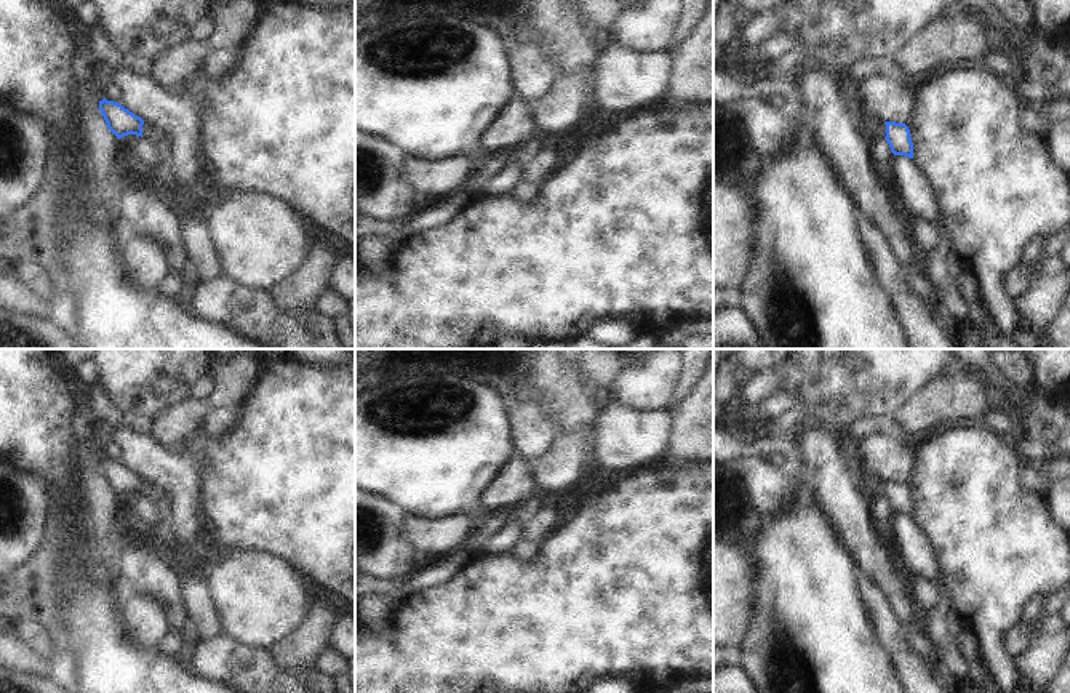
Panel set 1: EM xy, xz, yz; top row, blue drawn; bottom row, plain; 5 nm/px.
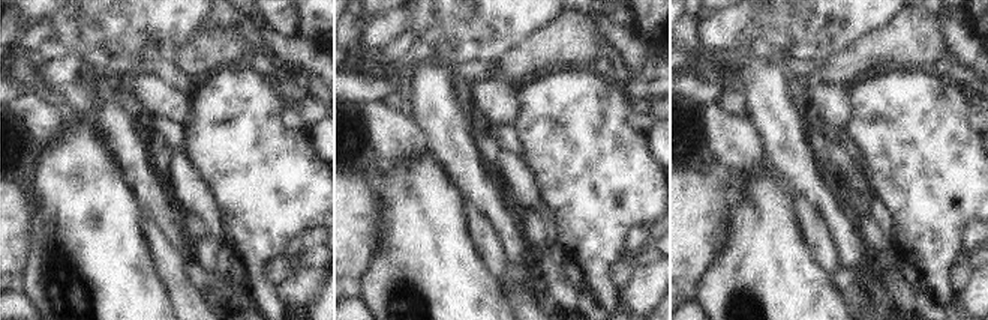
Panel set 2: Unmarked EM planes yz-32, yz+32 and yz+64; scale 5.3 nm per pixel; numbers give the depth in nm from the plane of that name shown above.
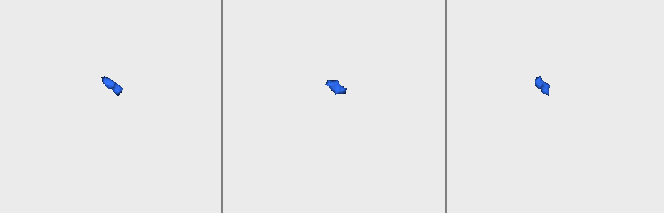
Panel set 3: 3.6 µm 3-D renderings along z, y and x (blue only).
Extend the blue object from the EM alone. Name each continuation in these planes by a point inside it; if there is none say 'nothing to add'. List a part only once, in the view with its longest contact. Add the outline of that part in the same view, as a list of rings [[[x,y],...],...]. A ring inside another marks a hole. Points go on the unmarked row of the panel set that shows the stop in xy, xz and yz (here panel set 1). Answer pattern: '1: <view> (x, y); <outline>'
1: xy (95, 448); [[[91,434],[86,439],[85,448],[86,448],[86,455],[91,459],[102,459],[104,458],[104,443],[102,443],[102,439],[99,435]]]

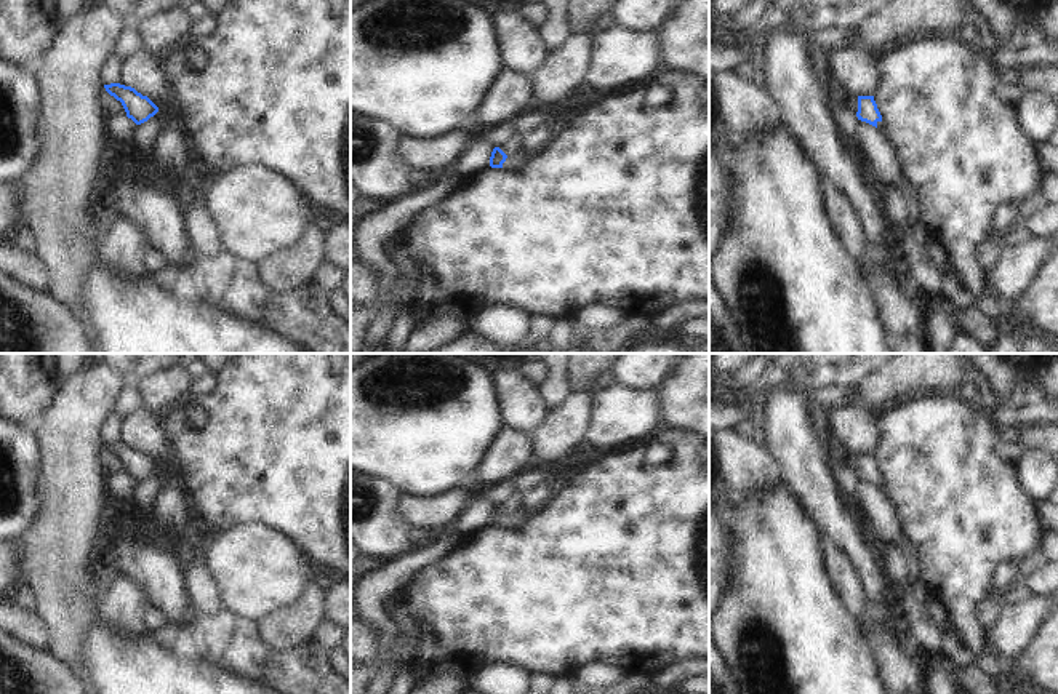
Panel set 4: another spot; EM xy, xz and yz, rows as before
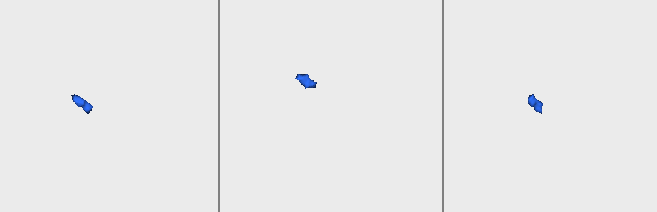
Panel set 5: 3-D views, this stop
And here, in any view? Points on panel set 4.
1: xz (516, 518); [[[520,505],[515,512],[509,513],[503,521],[504,528],[519,528],[527,518],[525,509]]]

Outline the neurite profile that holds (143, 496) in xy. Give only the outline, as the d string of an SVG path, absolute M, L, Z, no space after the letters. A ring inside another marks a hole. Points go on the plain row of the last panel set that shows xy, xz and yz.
M150 475L147 480L136 483L131 493L131 497L126 501L136 510L150 509L155 502L155 496L160 489L160 483L155 475Z

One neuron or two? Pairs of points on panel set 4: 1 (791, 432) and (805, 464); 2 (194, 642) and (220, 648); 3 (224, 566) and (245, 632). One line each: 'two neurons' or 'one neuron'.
1: one neuron
2: one neuron
3: two neurons

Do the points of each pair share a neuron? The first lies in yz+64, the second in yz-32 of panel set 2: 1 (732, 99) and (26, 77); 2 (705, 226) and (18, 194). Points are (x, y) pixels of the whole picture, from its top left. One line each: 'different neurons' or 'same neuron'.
1: same neuron
2: same neuron

